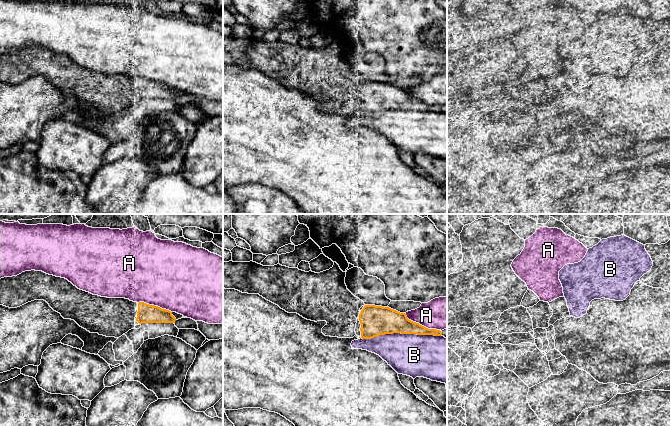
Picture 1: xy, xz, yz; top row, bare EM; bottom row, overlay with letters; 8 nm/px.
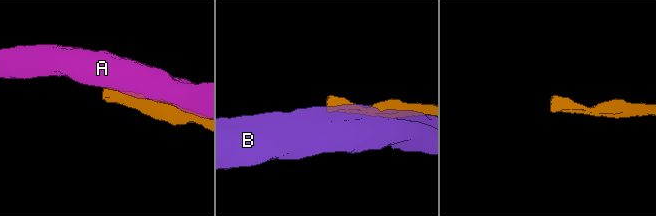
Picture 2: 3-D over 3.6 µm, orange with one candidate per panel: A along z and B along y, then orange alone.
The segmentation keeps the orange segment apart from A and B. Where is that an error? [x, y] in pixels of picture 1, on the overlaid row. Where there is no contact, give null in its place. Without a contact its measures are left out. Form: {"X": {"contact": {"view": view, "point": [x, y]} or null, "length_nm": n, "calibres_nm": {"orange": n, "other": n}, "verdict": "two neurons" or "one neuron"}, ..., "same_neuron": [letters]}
{"A": {"contact": {"view": "xz", "point": [421, 325]}, "length_nm": 320, "calibres_nm": {"orange": 190, "other": 260}, "verdict": "two neurons"}, "B": {"contact": {"view": "xz", "point": [401, 333]}, "length_nm": 650, "calibres_nm": {"orange": 240, "other": 340}, "verdict": "two neurons"}, "same_neuron": []}

